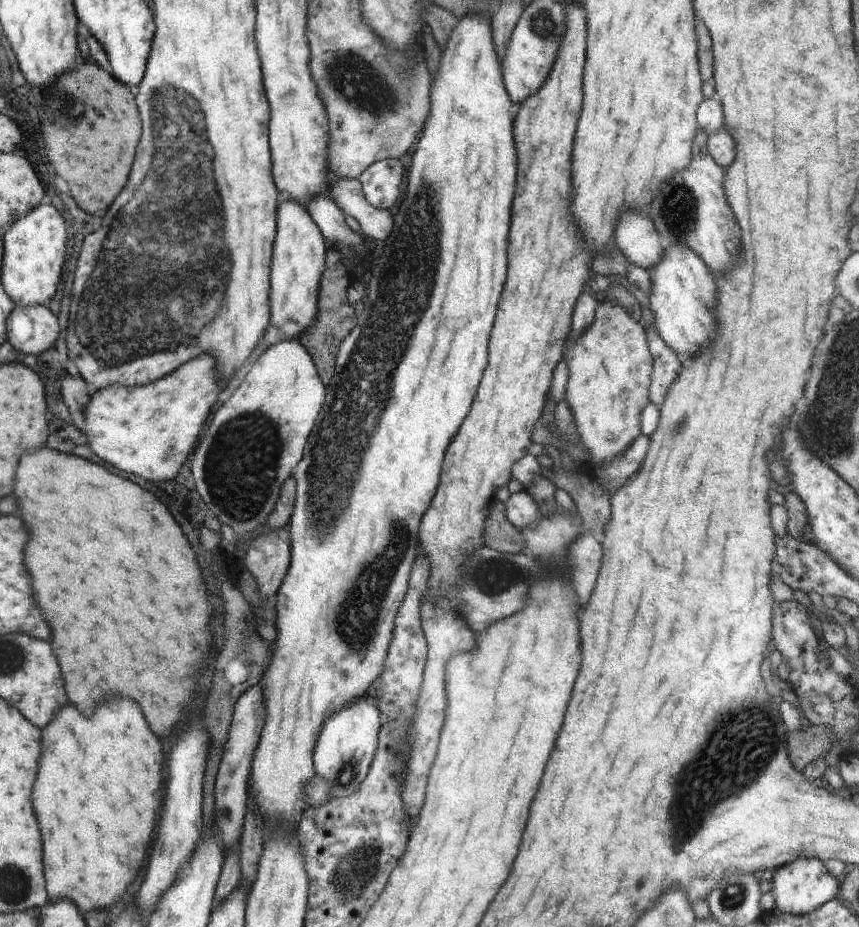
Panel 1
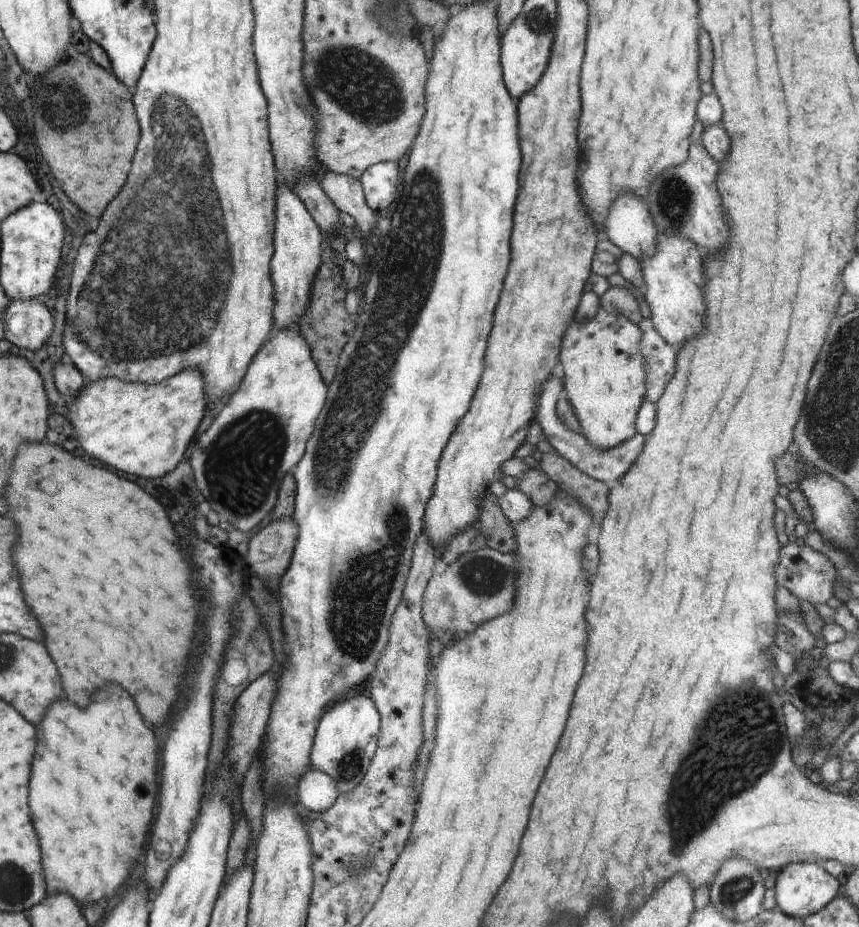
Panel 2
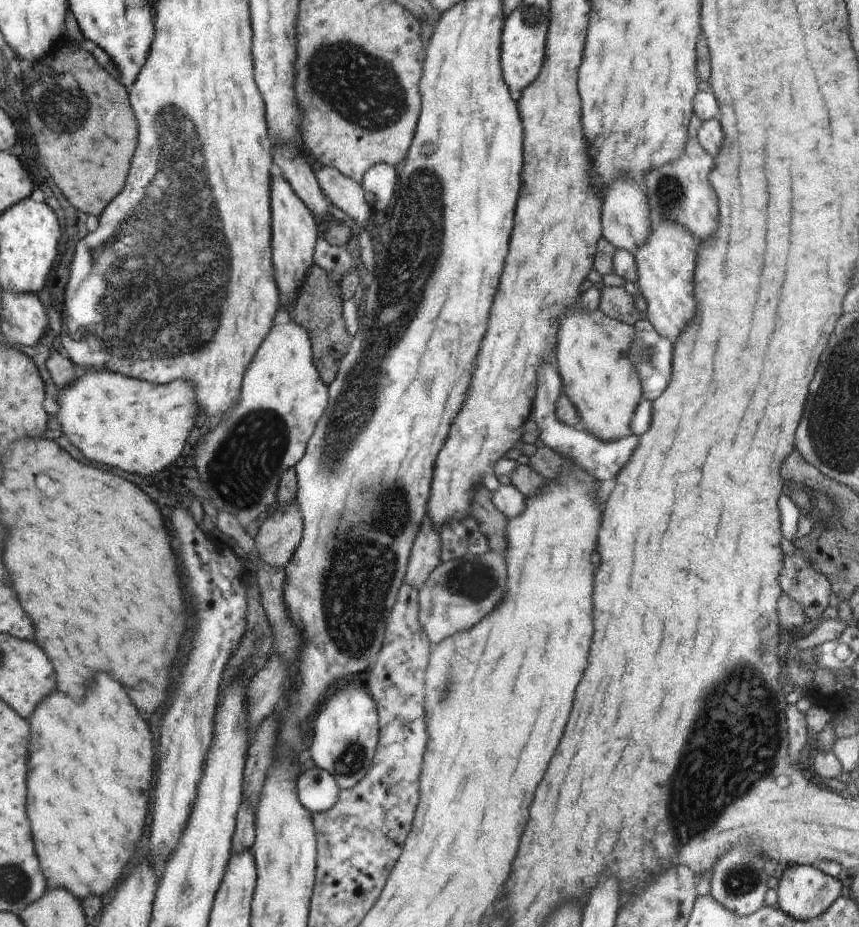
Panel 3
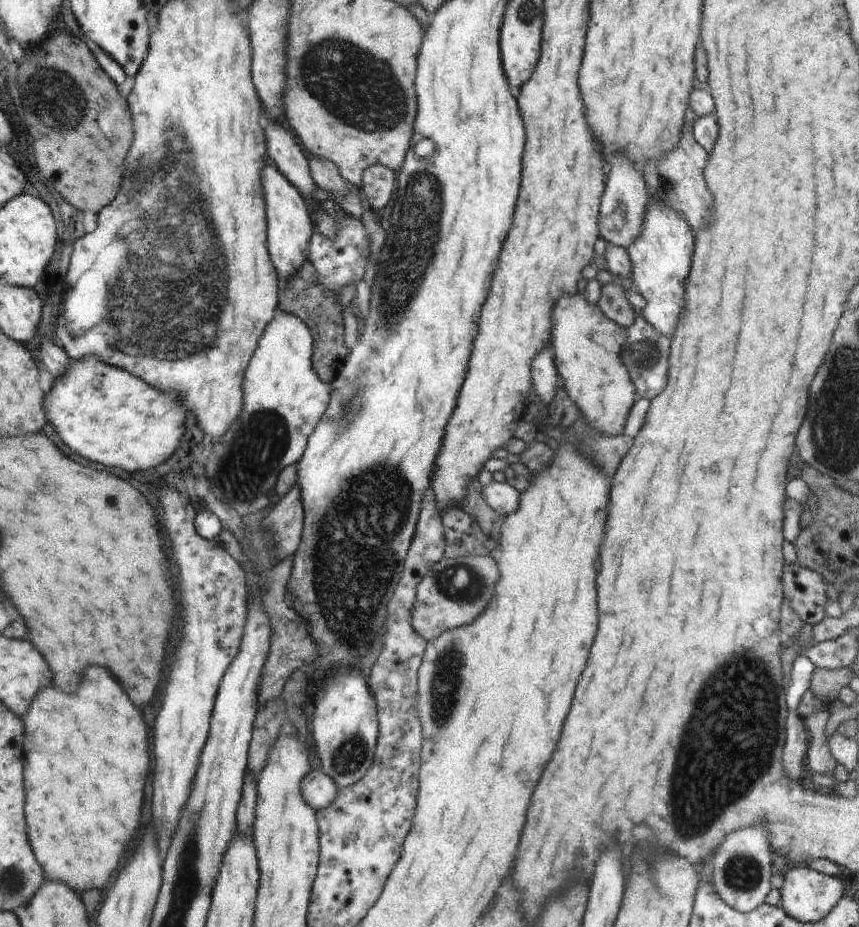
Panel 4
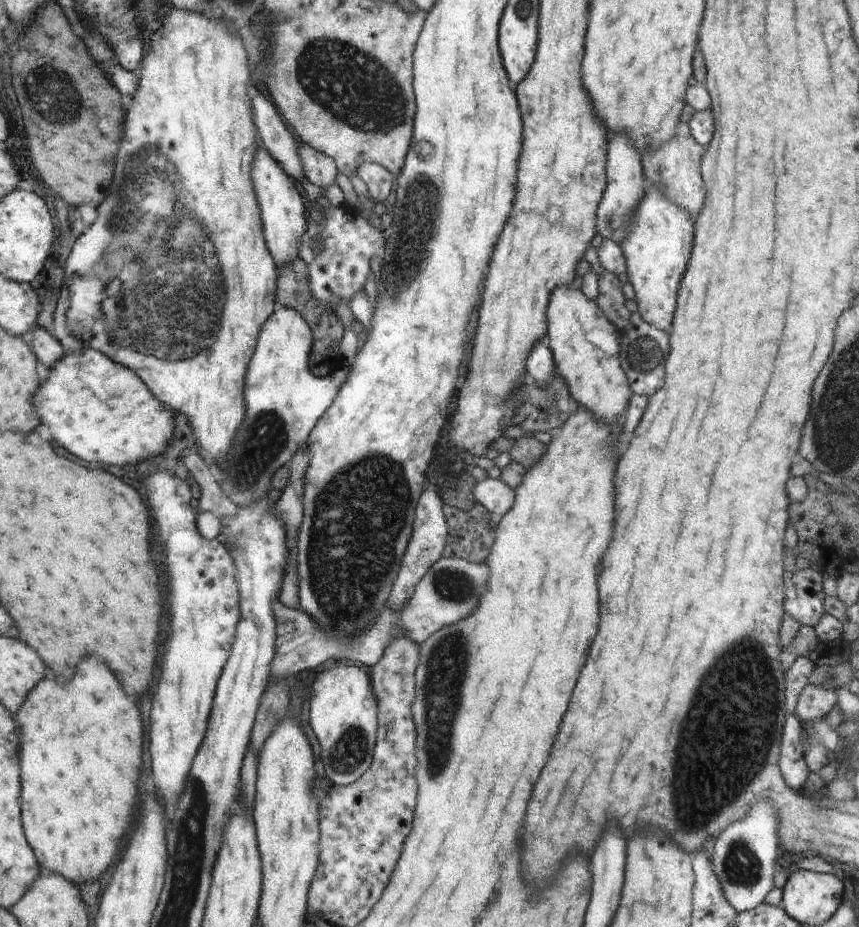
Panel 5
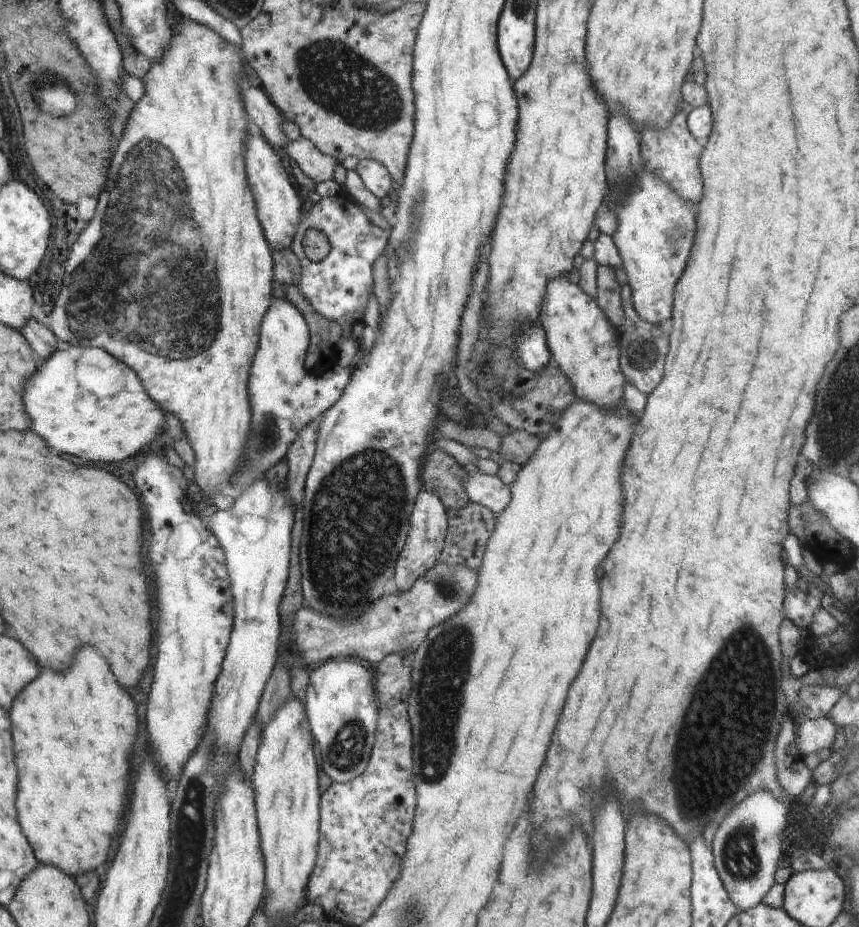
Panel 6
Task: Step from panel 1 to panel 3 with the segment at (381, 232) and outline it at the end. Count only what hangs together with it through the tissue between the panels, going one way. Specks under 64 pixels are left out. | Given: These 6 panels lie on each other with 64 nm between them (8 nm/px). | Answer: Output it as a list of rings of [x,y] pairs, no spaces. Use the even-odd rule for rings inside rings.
[[[320,166],[314,176],[329,202],[345,211],[348,218],[351,219],[351,224],[358,231],[364,232],[370,216],[377,215],[364,199],[361,184],[344,176],[332,166]]]

